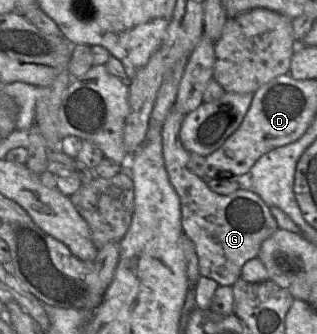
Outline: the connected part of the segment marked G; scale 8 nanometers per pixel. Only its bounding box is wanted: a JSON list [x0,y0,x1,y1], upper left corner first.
[162,107,279,286]

